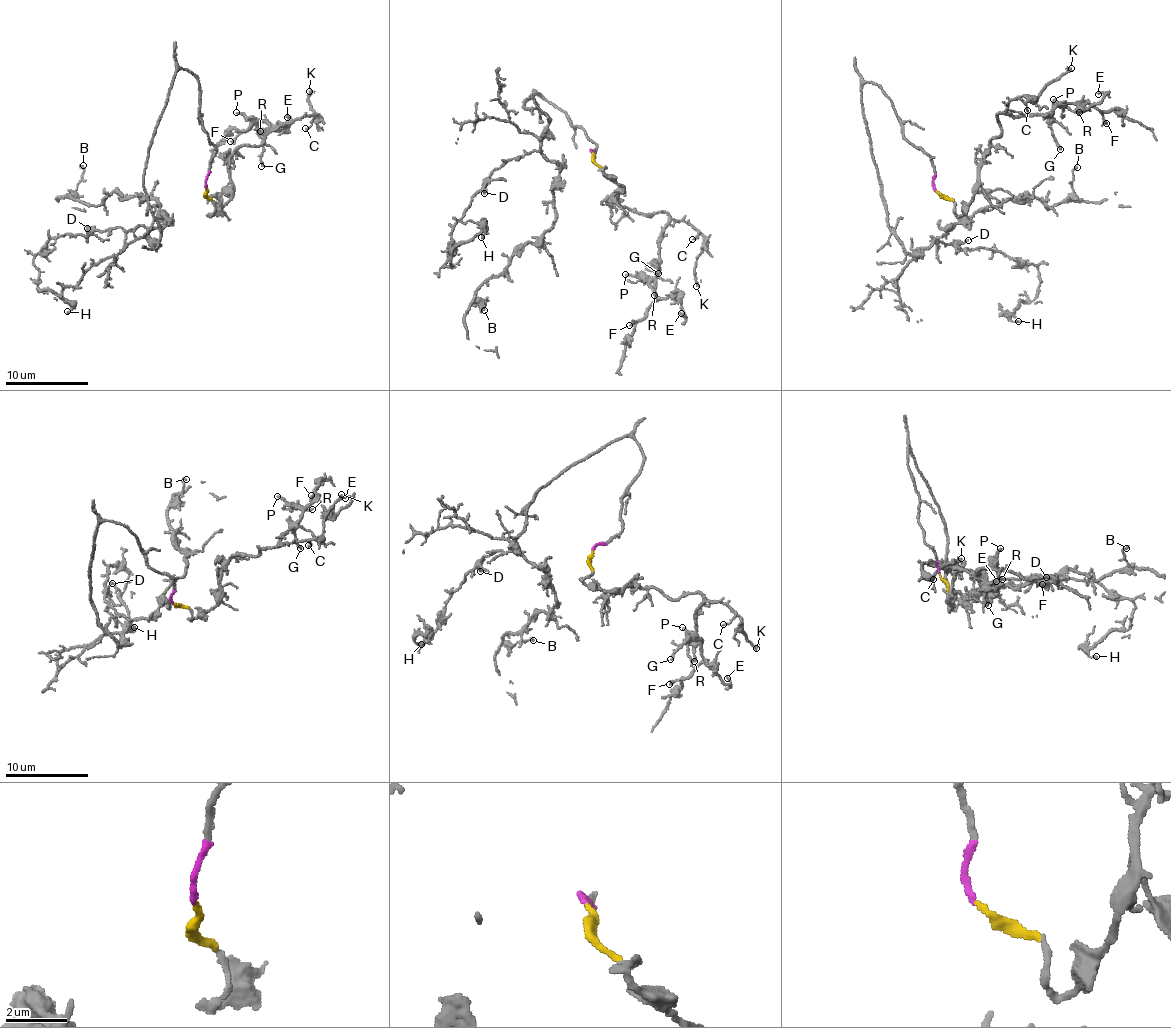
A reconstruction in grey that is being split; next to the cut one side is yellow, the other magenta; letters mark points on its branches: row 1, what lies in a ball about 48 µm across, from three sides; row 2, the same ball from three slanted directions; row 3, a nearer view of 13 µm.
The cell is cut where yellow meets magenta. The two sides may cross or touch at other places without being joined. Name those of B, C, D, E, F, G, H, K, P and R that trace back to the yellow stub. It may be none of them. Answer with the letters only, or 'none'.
C, E, F, G, K, P, R

